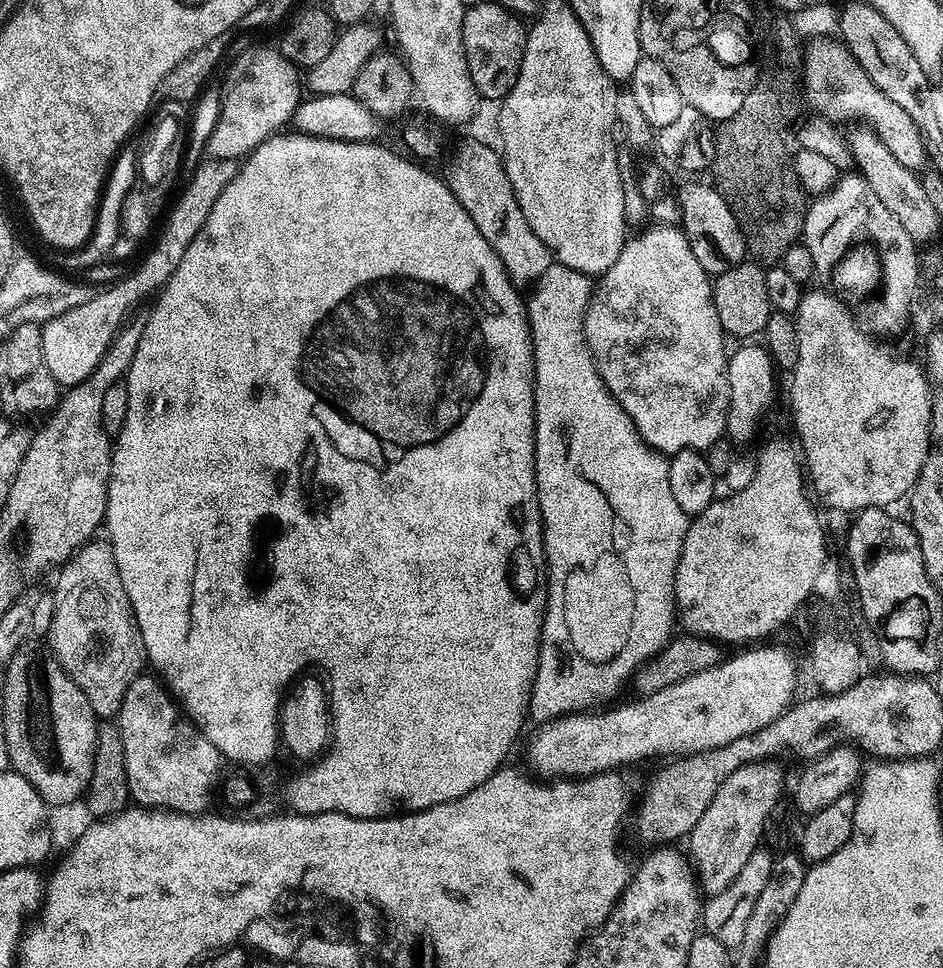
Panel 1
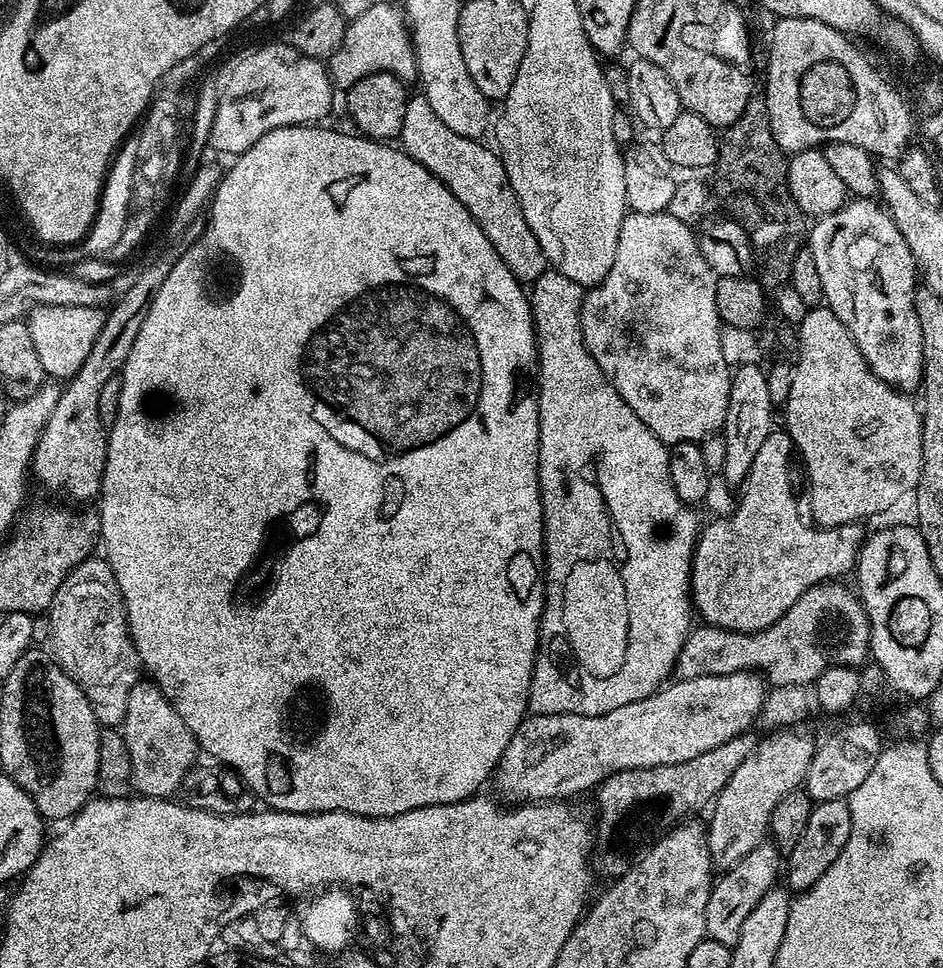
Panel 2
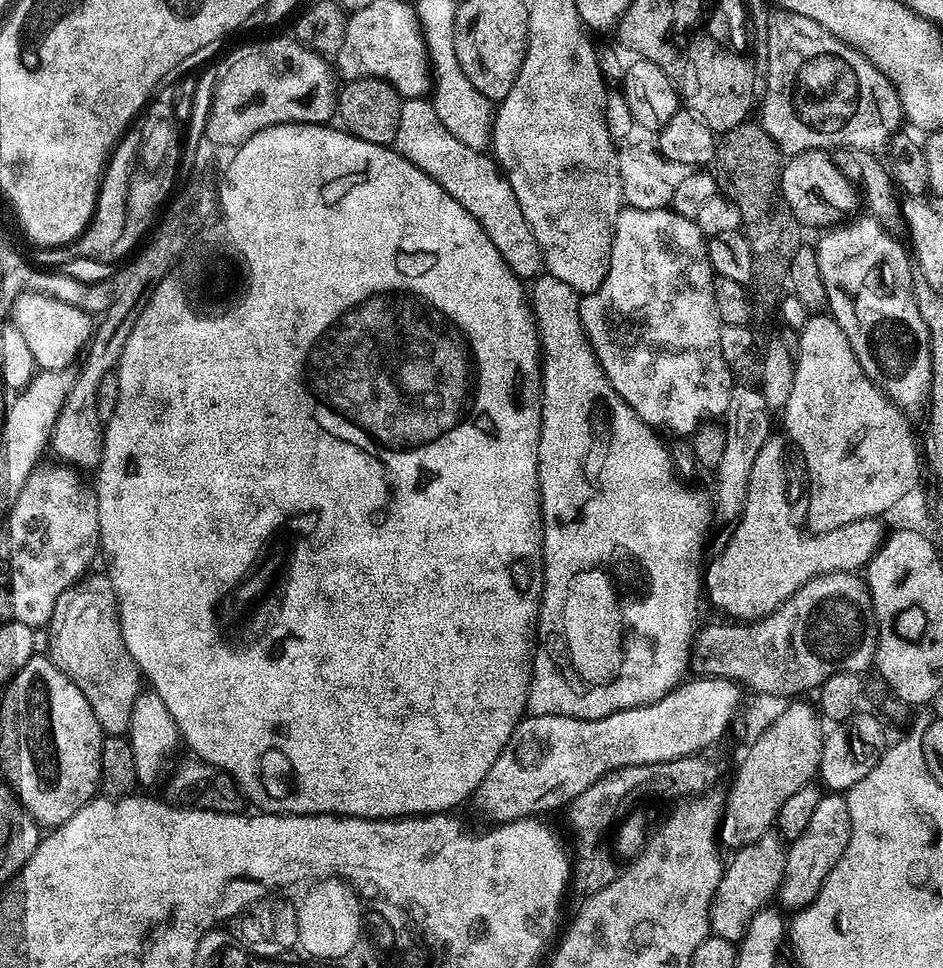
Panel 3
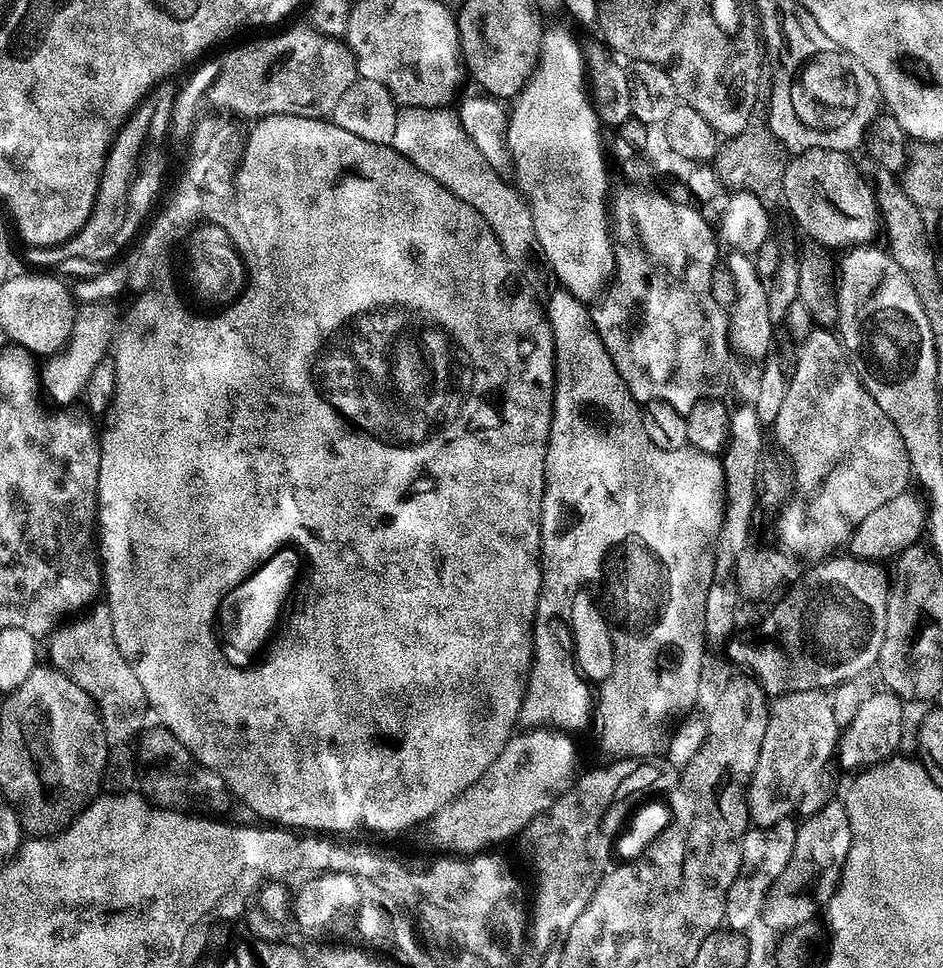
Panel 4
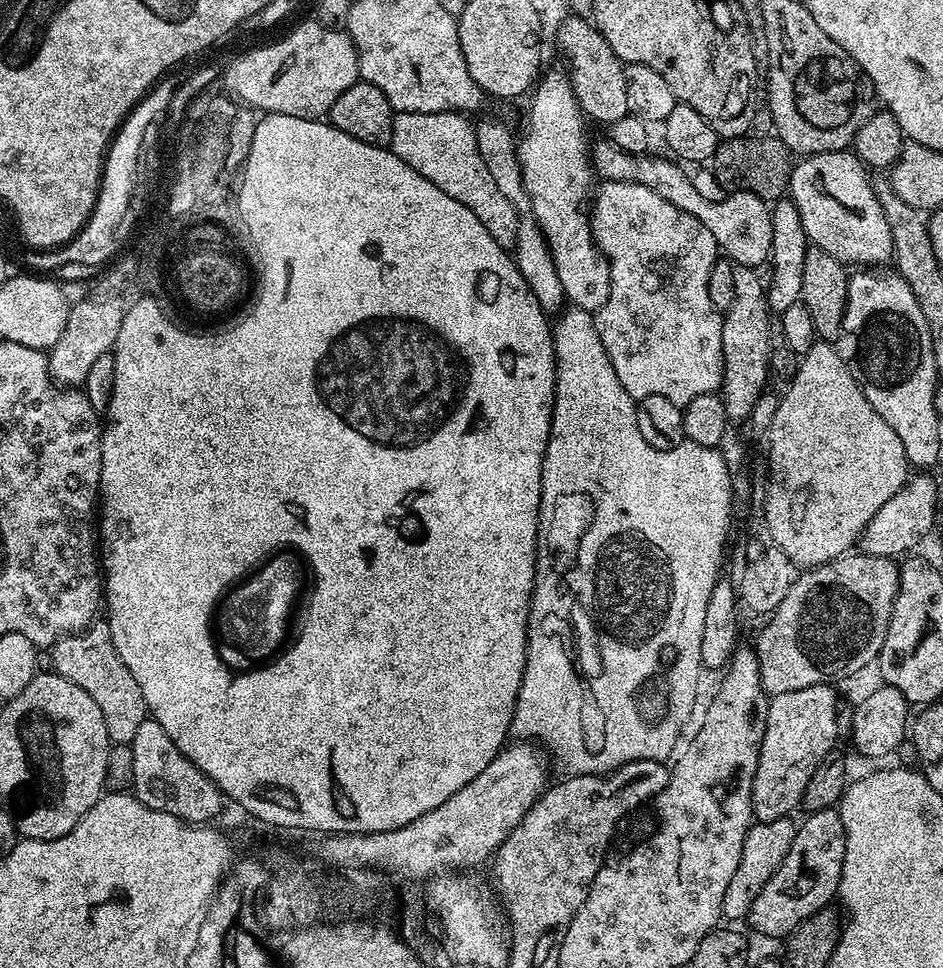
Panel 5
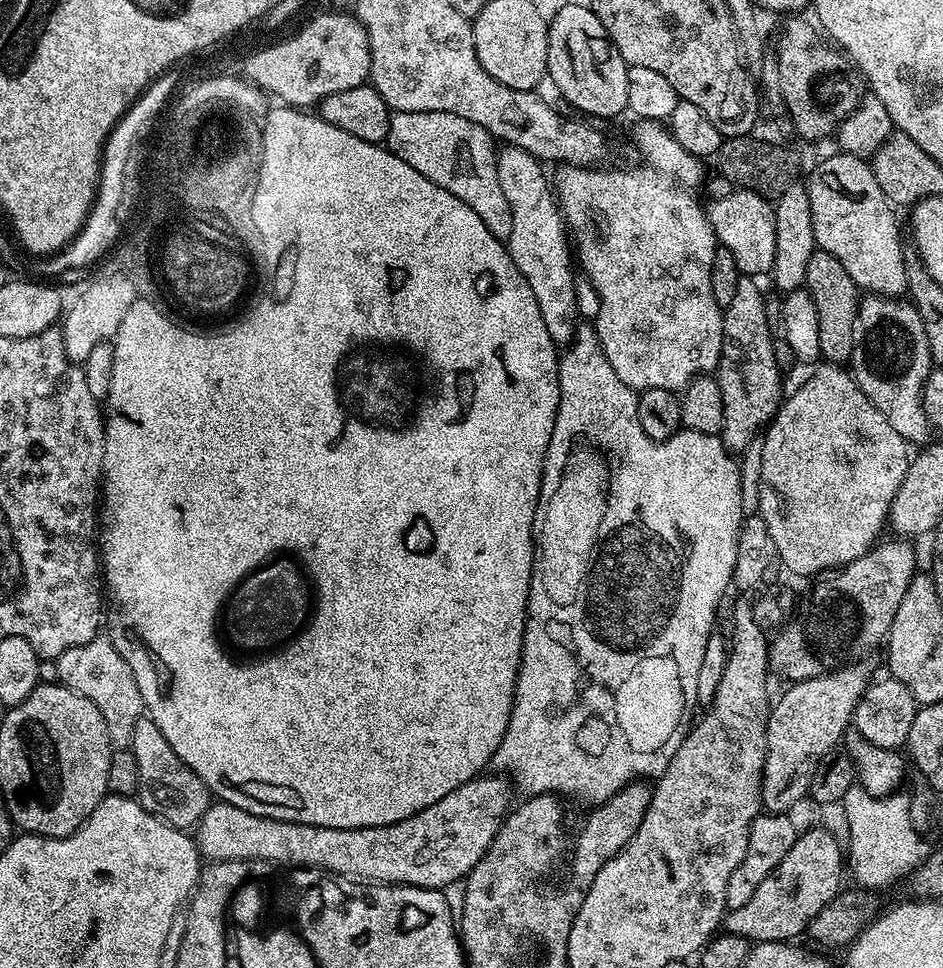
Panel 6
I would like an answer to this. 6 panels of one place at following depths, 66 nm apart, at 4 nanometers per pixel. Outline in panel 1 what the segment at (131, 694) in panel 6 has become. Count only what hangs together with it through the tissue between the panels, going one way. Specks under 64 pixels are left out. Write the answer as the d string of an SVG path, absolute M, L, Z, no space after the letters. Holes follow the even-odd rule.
M93 539L79 548L59 572L53 622L46 637L47 651L56 657L78 690L86 694L86 702L90 702L96 717L111 721L119 717L130 682L145 671L142 630L138 630L130 598L126 598L126 586L122 586L122 574L118 574L111 544Z

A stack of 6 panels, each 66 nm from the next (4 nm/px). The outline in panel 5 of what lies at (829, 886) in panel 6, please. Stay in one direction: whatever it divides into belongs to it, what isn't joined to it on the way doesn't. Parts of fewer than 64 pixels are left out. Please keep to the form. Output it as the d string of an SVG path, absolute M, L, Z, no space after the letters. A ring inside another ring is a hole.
M830 807L826 810L807 813L803 818L805 820L799 821L794 834L794 842L790 846L782 866L778 866L778 870L774 870L770 882L766 882L766 886L762 886L762 894L758 894L758 898L754 900L750 921L752 920L753 926L764 936L789 937L800 923L806 922L815 912L827 909L832 904L831 900L837 899L840 891L840 875L846 854L846 838L839 811L835 807Z

